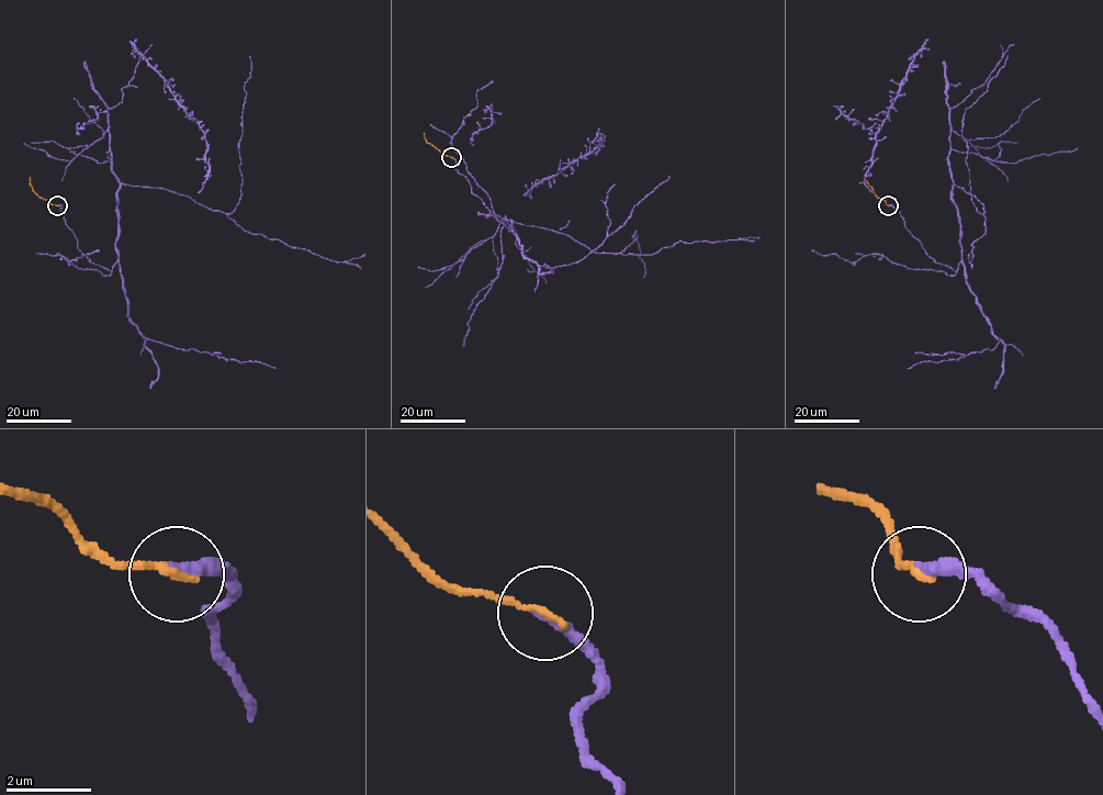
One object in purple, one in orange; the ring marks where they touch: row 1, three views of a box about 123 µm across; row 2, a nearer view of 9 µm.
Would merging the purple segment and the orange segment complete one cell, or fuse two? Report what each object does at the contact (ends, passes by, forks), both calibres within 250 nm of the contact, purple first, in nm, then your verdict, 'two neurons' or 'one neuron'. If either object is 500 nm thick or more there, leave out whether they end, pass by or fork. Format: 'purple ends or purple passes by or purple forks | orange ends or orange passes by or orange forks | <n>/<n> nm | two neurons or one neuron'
purple ends | orange ends | 300/200 nm | one neuron

